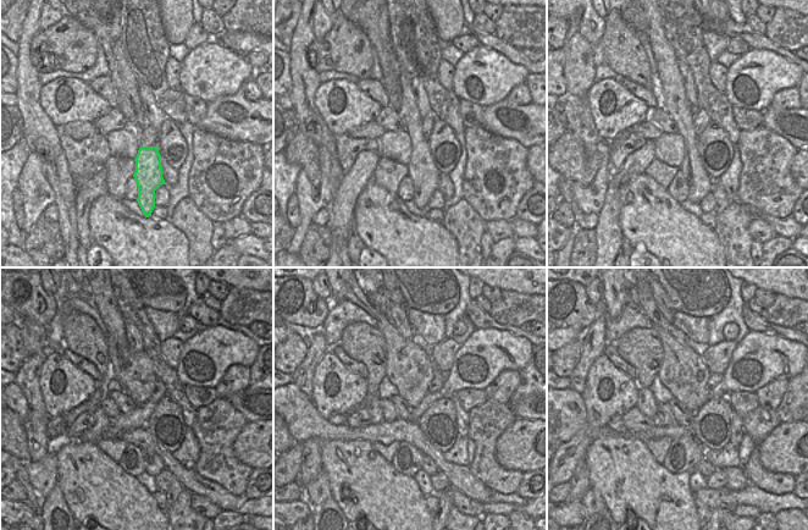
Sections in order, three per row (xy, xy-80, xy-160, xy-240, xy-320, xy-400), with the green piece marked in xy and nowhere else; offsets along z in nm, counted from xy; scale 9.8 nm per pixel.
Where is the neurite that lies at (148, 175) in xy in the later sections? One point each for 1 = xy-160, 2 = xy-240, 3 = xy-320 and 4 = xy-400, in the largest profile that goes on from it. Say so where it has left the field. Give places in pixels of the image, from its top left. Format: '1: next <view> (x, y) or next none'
1: next xy-160 (671, 95)
2: next xy-240 (104, 299)
3: next xy-320 (375, 292)
4: next xy-400 (707, 468)

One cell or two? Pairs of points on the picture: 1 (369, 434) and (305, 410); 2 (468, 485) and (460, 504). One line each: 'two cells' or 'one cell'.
1: one cell
2: two cells

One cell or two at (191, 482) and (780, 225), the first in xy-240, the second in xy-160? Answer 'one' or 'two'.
one

